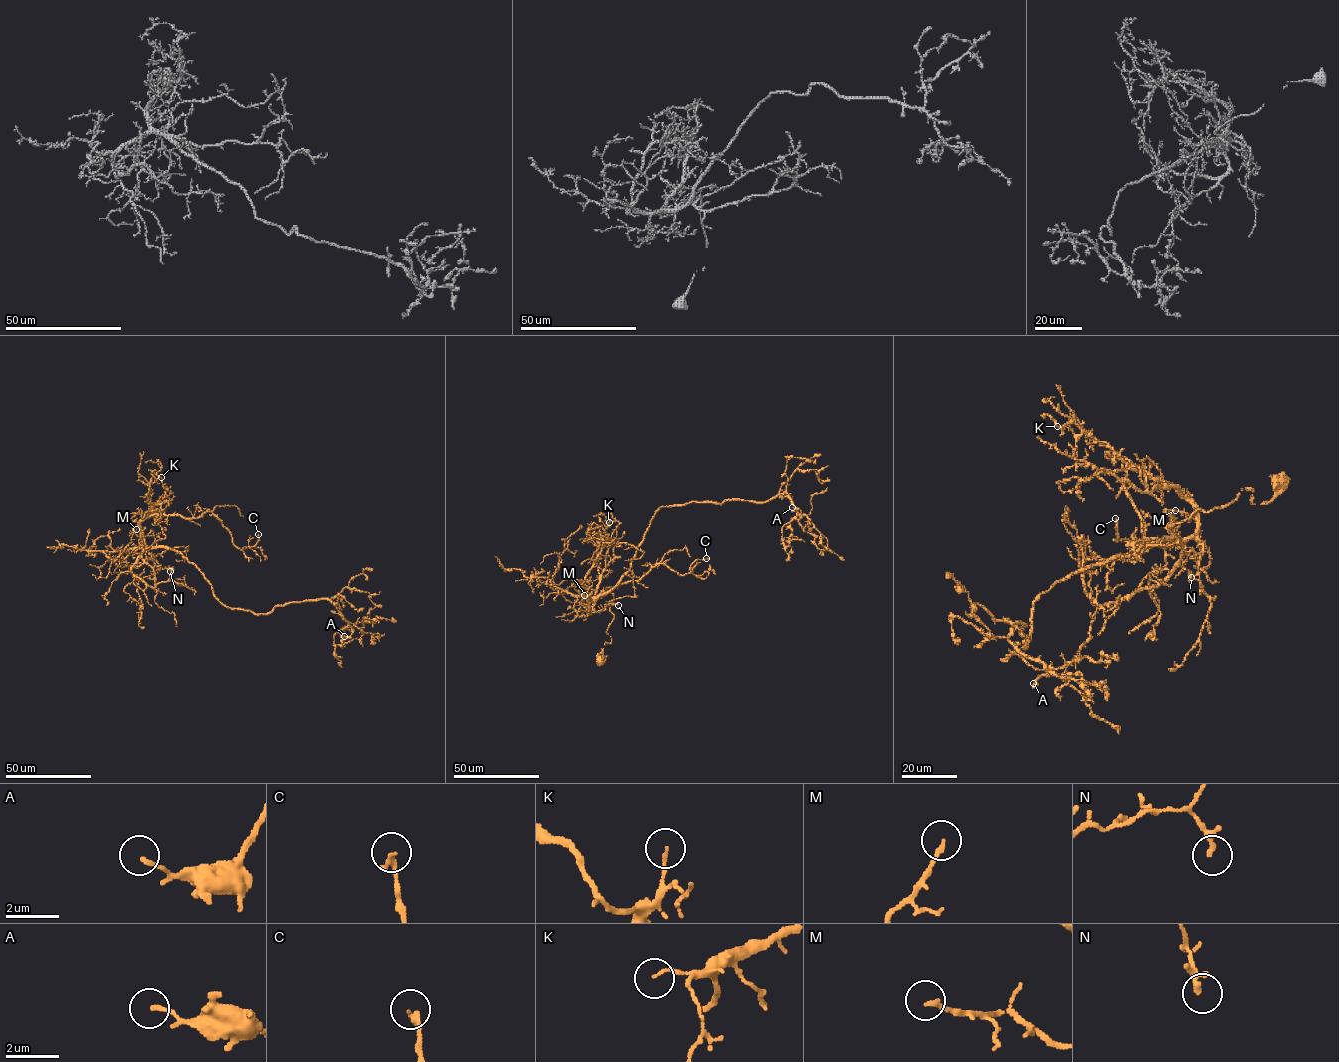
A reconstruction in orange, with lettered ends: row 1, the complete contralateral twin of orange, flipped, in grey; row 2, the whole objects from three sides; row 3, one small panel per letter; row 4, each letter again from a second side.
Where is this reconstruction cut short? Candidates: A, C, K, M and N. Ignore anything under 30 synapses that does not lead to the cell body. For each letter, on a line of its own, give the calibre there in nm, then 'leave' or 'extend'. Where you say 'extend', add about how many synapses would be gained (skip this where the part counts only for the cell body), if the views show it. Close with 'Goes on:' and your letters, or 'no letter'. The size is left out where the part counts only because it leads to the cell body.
A: 150 nm thick; leave
C: 200 nm thick; leave
K: 100 nm thick; leave
M: 180 nm thick; leave
N: 240 nm thick; leave
Goes on: no letter

